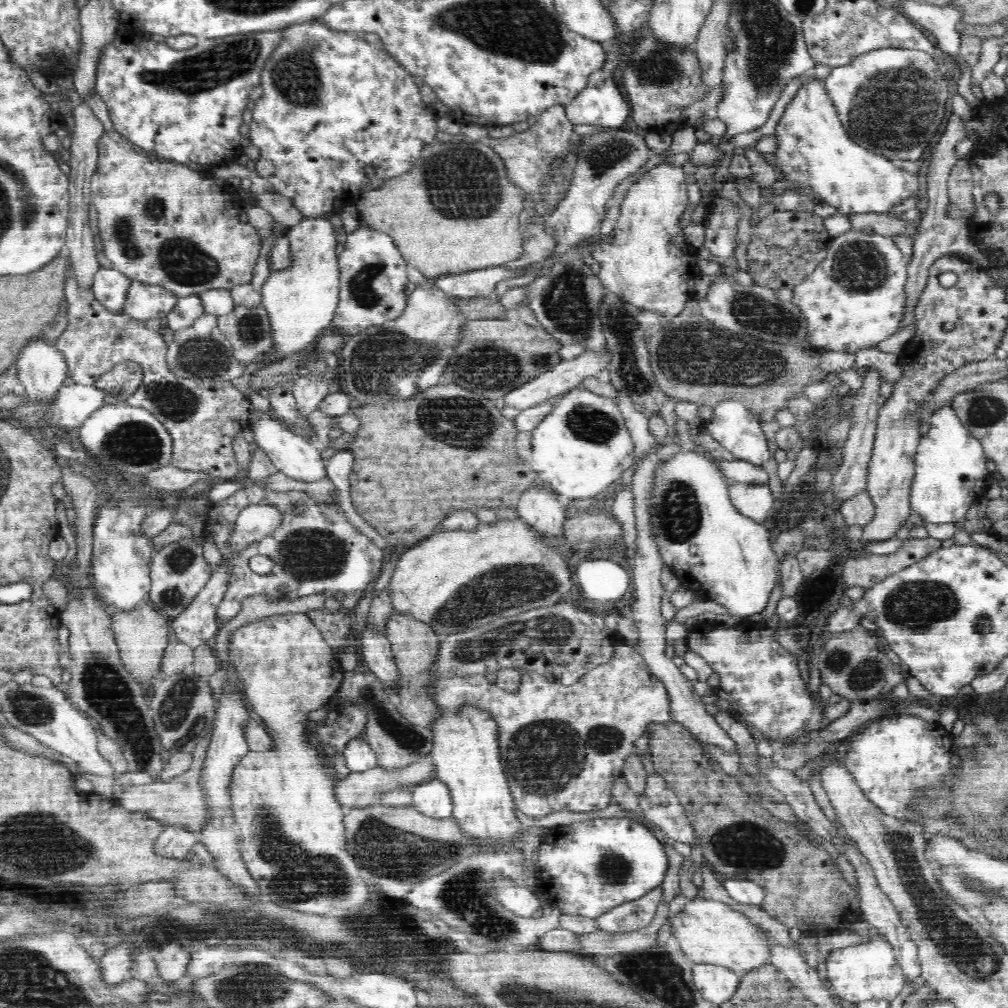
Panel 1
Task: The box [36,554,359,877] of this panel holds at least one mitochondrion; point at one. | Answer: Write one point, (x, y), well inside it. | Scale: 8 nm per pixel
(106, 690)

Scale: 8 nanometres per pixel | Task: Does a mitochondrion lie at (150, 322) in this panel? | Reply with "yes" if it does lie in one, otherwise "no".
no

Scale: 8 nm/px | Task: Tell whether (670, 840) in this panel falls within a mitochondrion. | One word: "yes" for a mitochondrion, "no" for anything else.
no

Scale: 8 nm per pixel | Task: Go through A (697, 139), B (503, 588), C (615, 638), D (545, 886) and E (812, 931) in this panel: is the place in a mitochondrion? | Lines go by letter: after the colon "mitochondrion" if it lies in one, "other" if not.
A: other
B: mitochondrion
C: other
D: other
E: other

